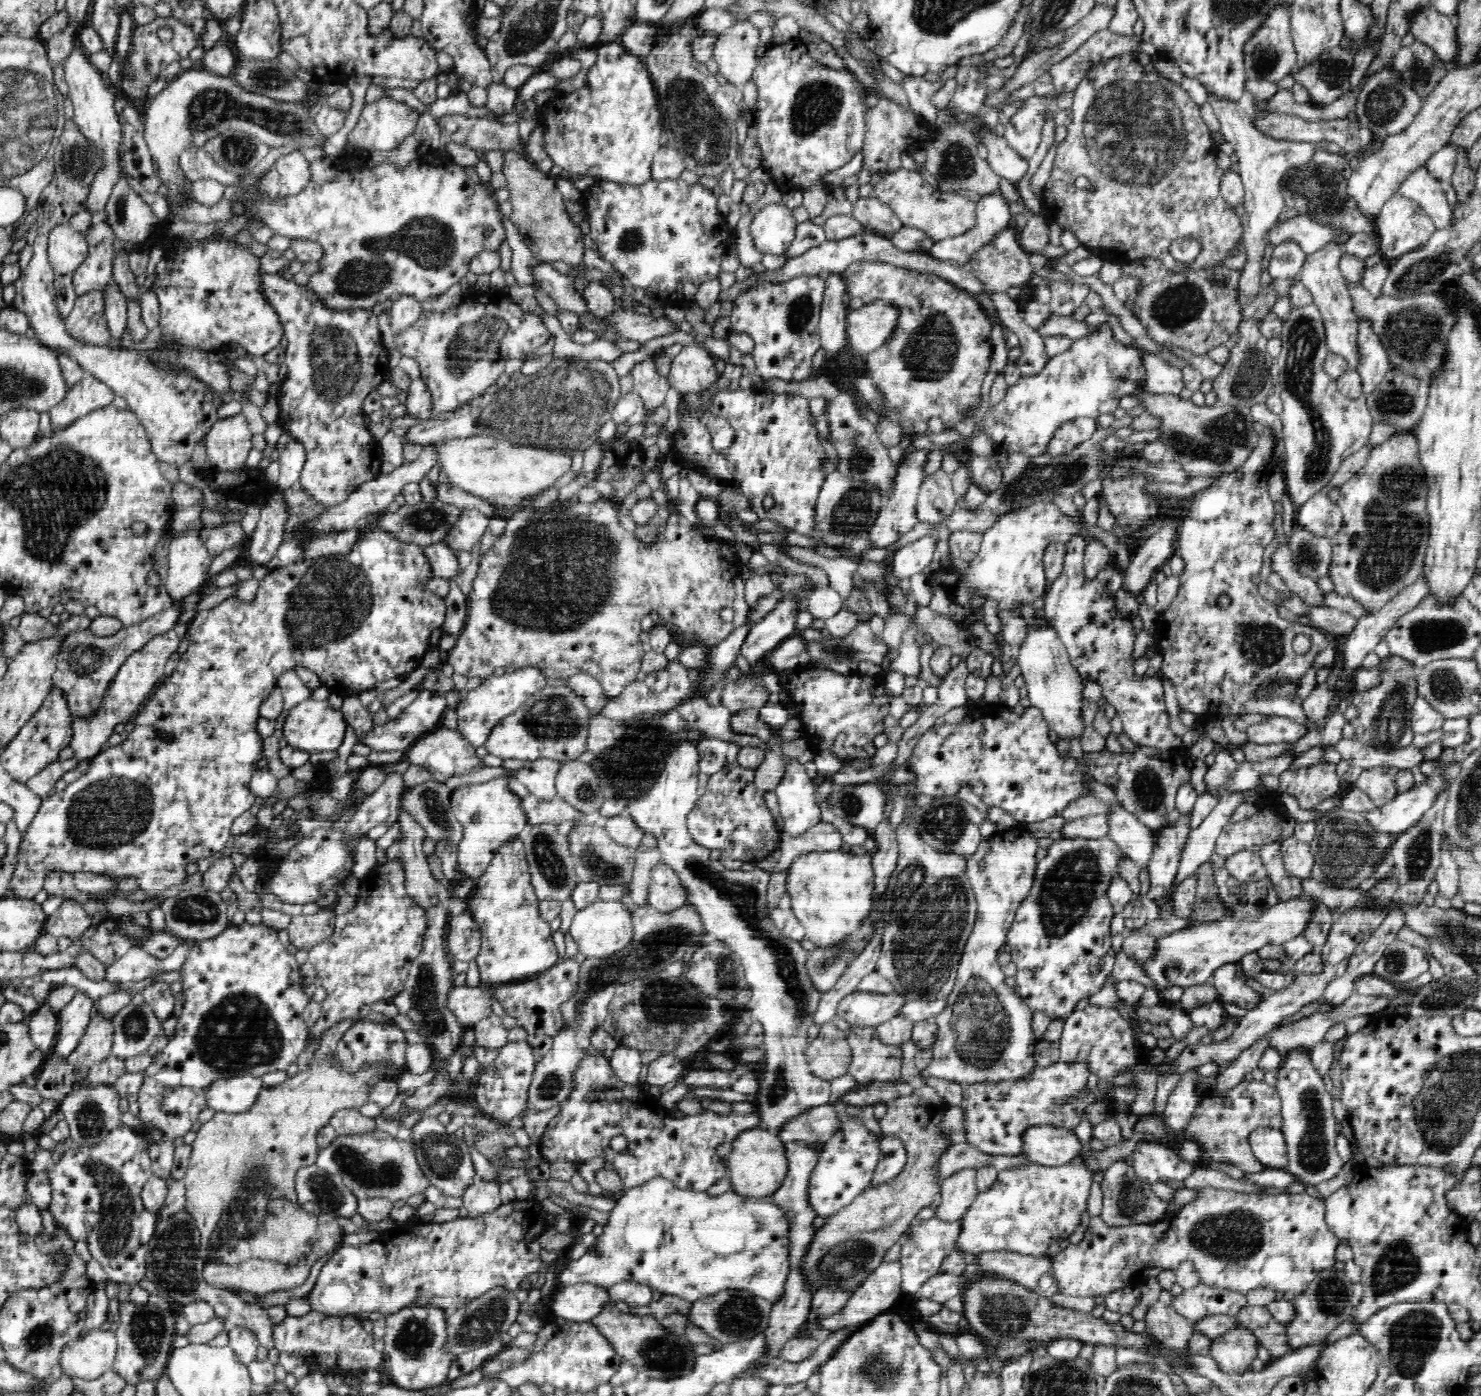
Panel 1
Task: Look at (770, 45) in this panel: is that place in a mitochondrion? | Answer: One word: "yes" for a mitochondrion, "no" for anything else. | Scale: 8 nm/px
no

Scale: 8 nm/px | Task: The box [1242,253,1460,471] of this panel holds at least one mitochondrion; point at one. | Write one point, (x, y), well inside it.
(1417, 336)

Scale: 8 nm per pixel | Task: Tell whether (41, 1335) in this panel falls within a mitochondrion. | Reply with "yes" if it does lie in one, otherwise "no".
yes

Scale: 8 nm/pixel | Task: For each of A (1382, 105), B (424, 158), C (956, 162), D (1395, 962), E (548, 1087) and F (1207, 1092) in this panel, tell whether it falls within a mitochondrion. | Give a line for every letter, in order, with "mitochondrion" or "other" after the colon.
A: mitochondrion
B: other
C: mitochondrion
D: mitochondrion
E: mitochondrion
F: other

